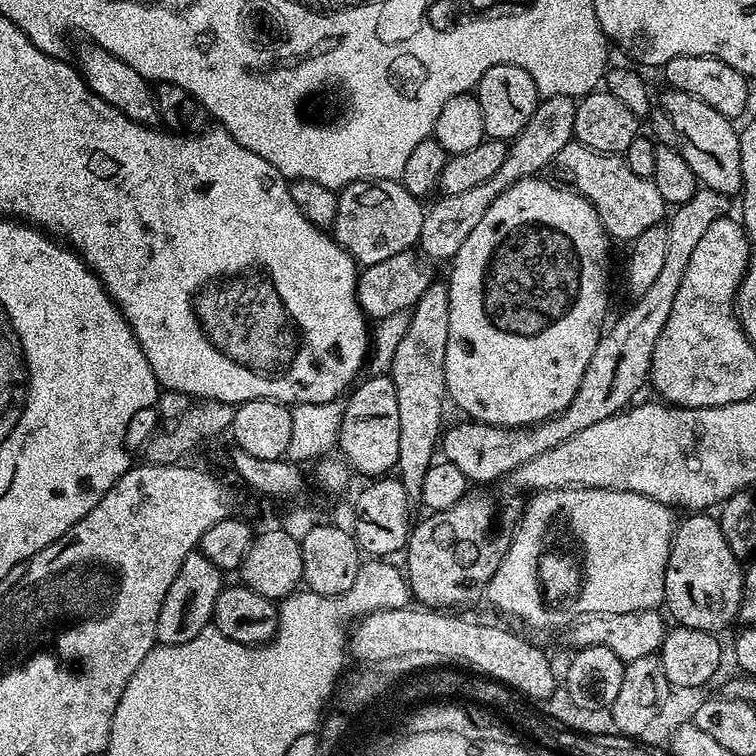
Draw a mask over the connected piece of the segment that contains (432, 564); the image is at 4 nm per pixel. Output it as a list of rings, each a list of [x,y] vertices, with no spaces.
[[[469,490],[450,510],[433,512],[425,515],[425,520],[417,519],[408,534],[408,572],[406,568],[406,584],[417,596],[421,605],[432,610],[460,610],[463,604],[472,604],[481,599],[487,589],[488,581],[494,578],[498,566],[502,566],[502,558],[506,558],[506,550],[510,550],[510,542],[516,534],[516,526],[520,522],[521,501],[504,500],[496,504],[488,490]]]

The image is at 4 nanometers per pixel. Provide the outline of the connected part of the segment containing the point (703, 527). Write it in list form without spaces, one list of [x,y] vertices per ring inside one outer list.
[[[688,514],[685,520],[681,519],[676,526],[676,533],[672,535],[672,546],[670,554],[668,555],[668,562],[666,564],[666,574],[664,575],[664,603],[663,607],[668,608],[667,615],[673,616],[675,623],[682,628],[693,628],[694,630],[702,630],[703,632],[711,632],[713,634],[720,634],[720,631],[727,626],[733,619],[734,621],[740,615],[740,603],[742,602],[742,594],[744,593],[744,568],[741,561],[734,558],[734,554],[730,550],[730,546],[726,542],[726,538],[720,529],[720,521],[712,514]]]

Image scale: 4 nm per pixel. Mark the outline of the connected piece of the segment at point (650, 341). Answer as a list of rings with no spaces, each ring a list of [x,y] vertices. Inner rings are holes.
[[[700,186],[690,202],[679,205],[673,211],[676,213],[667,217],[667,249],[662,271],[646,294],[635,297],[631,301],[632,308],[626,309],[613,322],[612,329],[610,324],[601,335],[598,346],[594,346],[594,354],[590,354],[590,366],[586,366],[586,374],[582,374],[582,382],[578,382],[578,390],[566,410],[548,420],[541,420],[539,424],[522,428],[498,428],[479,422],[456,424],[449,432],[447,429],[443,433],[443,459],[458,466],[473,485],[488,486],[491,480],[503,481],[518,466],[530,462],[530,458],[538,458],[538,454],[554,450],[554,446],[566,442],[566,438],[574,438],[574,434],[586,430],[586,426],[594,426],[594,422],[602,422],[625,411],[637,399],[635,396],[640,387],[649,383],[654,346],[658,334],[662,334],[662,326],[666,326],[666,318],[670,318],[678,286],[682,286],[682,274],[686,274],[686,266],[690,266],[690,254],[694,254],[694,246],[698,246],[702,234],[706,234],[716,220],[729,215],[728,204],[729,197]]]

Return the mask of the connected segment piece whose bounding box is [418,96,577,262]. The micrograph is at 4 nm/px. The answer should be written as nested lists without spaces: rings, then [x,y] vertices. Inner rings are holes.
[[[570,96],[543,97],[536,105],[534,114],[530,114],[530,122],[526,122],[526,126],[516,135],[516,139],[511,141],[506,162],[502,162],[502,167],[491,178],[486,178],[482,186],[474,186],[474,190],[466,190],[466,194],[441,195],[440,200],[427,205],[422,218],[419,251],[432,262],[451,261],[452,257],[458,254],[462,242],[466,242],[470,230],[478,226],[482,214],[490,210],[490,202],[494,202],[494,198],[498,198],[510,186],[514,186],[514,182],[527,180],[543,173],[540,171],[547,164],[551,165],[555,161],[558,150],[562,150],[562,146],[572,141],[576,106],[577,101]]]

